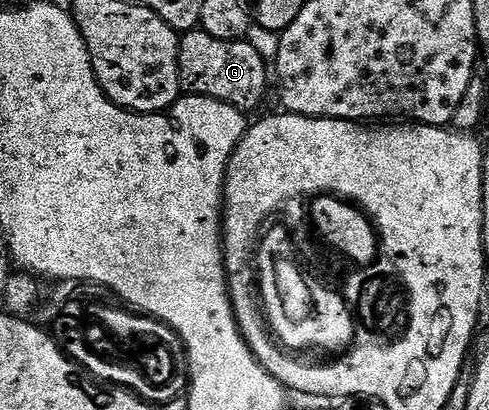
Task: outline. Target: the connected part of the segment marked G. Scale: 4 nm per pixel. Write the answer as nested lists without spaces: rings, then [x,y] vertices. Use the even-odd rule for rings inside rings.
[[[203,29],[182,33],[177,48],[177,67],[182,91],[198,94],[231,104],[242,112],[250,112],[265,98],[265,85],[270,85],[271,74],[265,71],[267,59],[251,48],[248,40],[228,42],[215,40]]]

